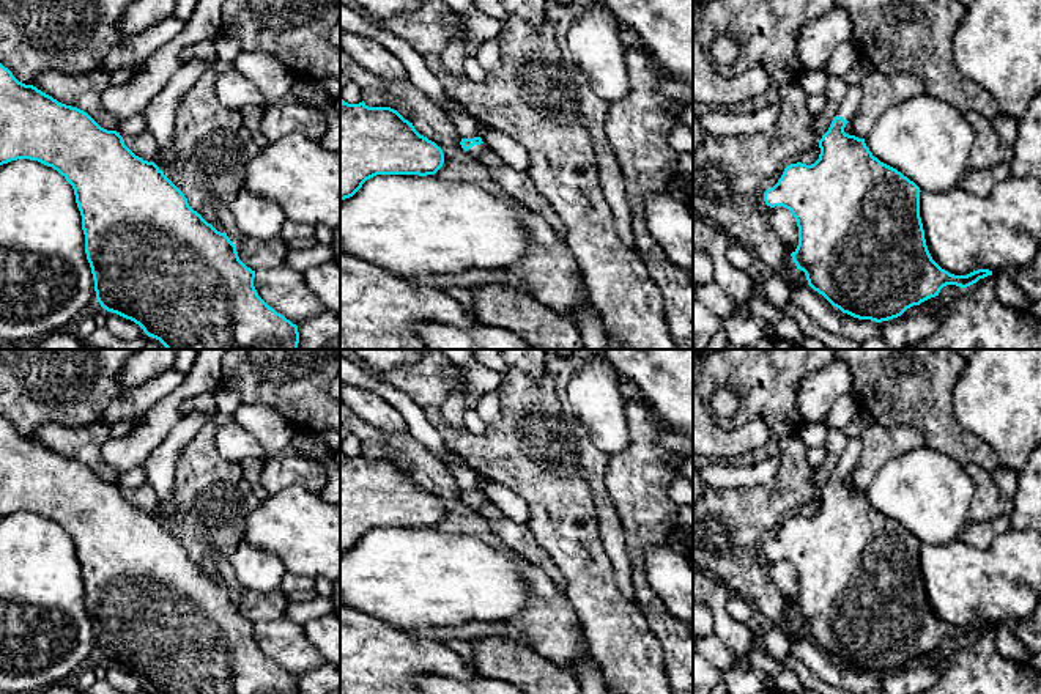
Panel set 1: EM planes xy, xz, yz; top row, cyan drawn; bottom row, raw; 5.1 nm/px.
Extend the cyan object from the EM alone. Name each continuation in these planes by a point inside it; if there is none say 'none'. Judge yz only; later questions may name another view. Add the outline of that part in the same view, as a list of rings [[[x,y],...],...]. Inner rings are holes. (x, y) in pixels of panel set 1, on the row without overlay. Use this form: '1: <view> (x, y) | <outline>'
1: yz (849, 458) | [[[849,439],[846,450],[838,460],[836,467],[850,474],[854,467],[858,464],[860,450],[861,450],[860,439]]]

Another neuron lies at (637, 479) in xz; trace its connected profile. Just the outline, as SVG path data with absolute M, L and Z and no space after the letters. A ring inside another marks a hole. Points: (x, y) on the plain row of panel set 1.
M639 400L627 401L628 445L609 455L605 485L621 519L628 559L633 565L633 589L650 631L660 640L665 652L665 672L672 694L693 694L693 631L676 618L657 592L646 582L639 559L652 546L671 546L671 535L677 529L677 505L666 493L668 485L677 475L663 463L668 450L658 442L661 428L654 422L647 408Z

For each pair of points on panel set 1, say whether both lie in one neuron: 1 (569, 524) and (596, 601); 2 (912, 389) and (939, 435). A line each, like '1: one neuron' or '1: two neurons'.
1: one neuron
2: one neuron

